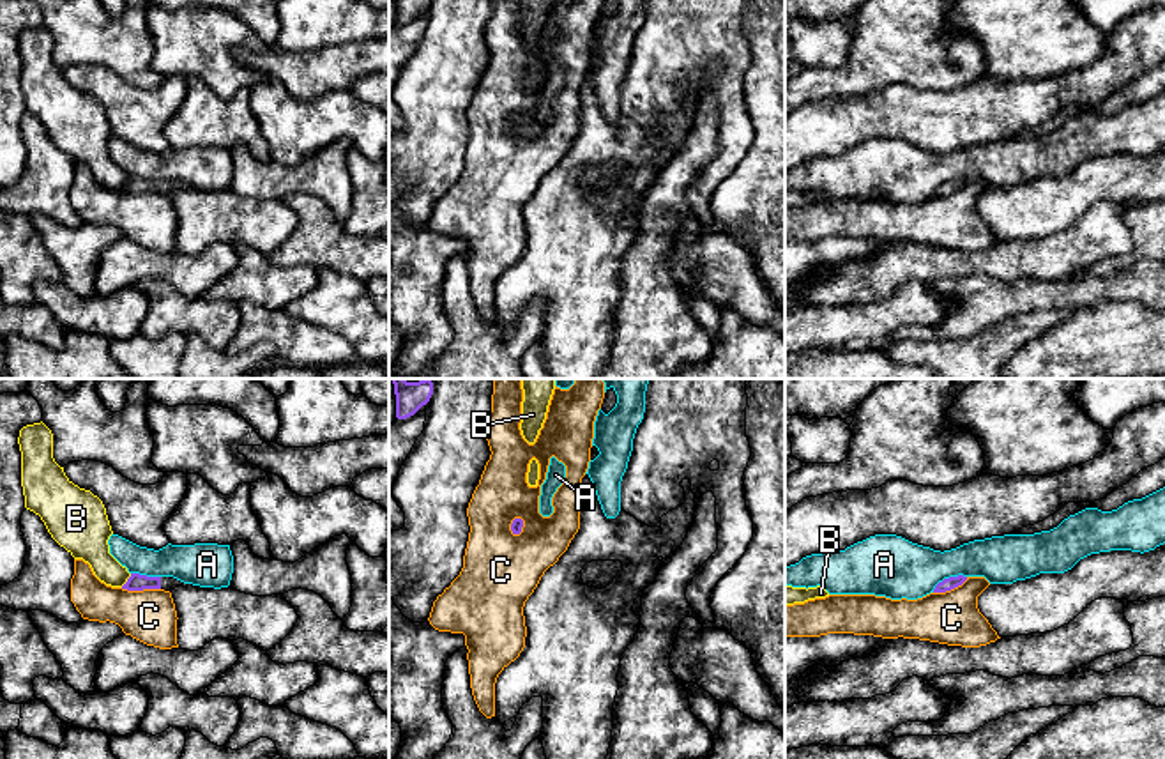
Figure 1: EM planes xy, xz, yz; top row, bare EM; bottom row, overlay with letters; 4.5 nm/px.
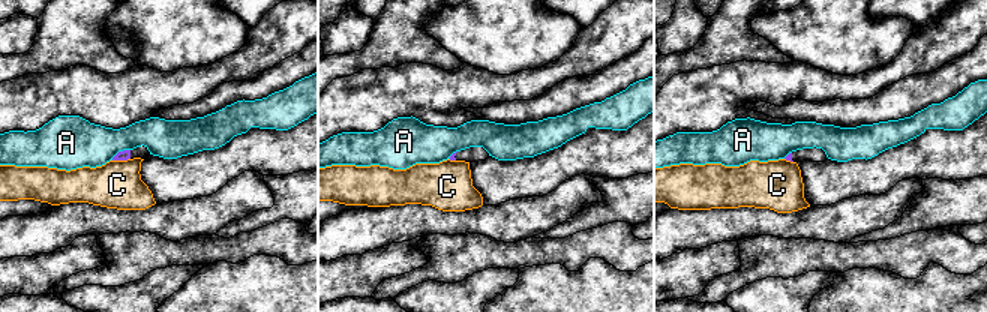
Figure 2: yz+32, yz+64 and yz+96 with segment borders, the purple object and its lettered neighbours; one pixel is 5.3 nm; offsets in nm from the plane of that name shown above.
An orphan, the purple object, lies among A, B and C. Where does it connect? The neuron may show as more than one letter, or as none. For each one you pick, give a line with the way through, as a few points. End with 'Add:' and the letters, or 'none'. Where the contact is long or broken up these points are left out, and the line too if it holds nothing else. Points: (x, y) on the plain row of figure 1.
Add: none

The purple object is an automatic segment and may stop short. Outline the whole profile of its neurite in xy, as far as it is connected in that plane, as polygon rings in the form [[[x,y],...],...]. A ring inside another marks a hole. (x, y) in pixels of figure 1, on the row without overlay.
[[[131,177],[127,186],[122,189],[122,193],[127,193],[127,195],[143,195],[143,193],[171,195],[182,188],[184,186],[180,186],[173,180],[147,180],[147,179],[140,179],[140,177]]]

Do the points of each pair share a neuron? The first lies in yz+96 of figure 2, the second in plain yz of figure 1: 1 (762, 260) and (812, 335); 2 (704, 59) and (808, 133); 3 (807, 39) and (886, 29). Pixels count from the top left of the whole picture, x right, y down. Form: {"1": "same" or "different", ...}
{"1": "different", "2": "different", "3": "different"}

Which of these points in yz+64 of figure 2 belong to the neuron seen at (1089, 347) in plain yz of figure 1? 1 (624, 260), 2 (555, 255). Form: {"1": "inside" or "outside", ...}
{"1": "outside", "2": "outside"}

